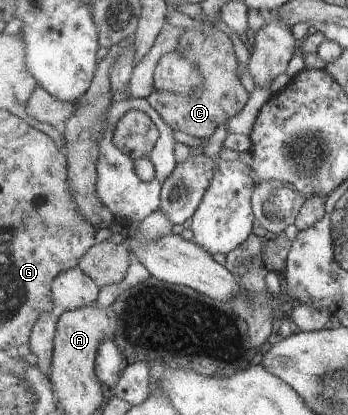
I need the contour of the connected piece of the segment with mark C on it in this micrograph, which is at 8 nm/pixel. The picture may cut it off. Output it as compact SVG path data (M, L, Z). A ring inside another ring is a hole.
M185 28L185 35L181 38L178 49L182 49L184 54L189 54L199 62L199 68L205 72L206 86L202 92L188 92L187 95L155 90L147 101L174 130L203 138L205 141L224 120L229 120L244 110L250 100L250 92L244 88L236 72L239 64L234 52L234 42L218 28L208 33L197 28Z

